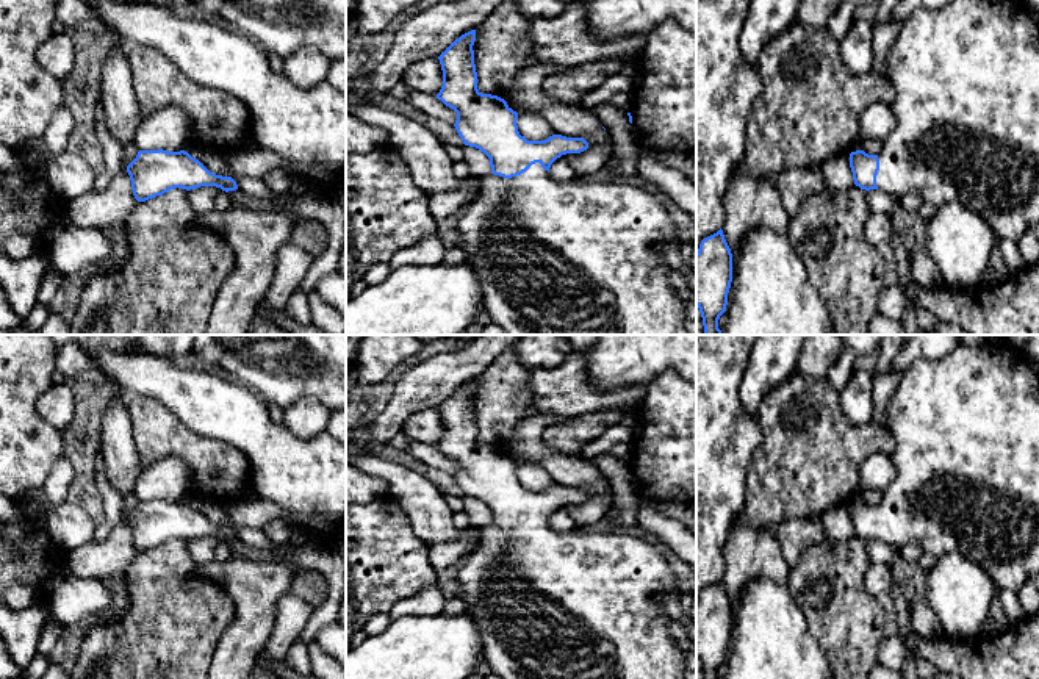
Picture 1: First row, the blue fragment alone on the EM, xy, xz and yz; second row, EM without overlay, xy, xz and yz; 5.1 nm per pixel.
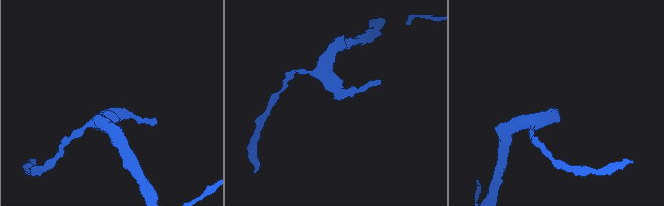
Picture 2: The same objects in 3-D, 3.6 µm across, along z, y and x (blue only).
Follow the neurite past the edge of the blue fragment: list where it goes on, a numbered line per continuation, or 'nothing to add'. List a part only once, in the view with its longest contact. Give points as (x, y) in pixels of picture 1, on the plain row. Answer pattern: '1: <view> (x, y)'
1: xz (548, 604)

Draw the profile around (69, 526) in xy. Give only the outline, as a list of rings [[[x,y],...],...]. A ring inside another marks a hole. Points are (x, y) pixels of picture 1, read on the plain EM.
[[[66,501],[45,516],[45,529],[52,541],[69,552],[92,541],[97,519],[83,508]]]

